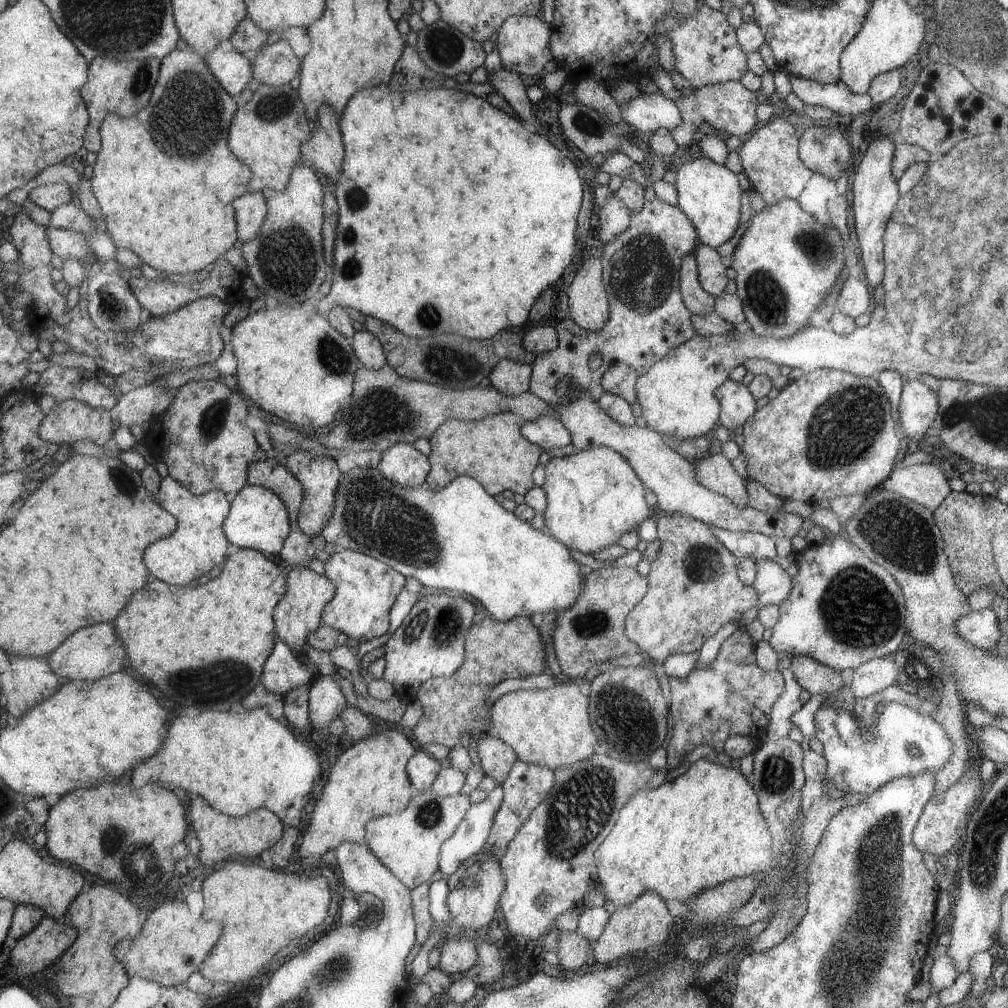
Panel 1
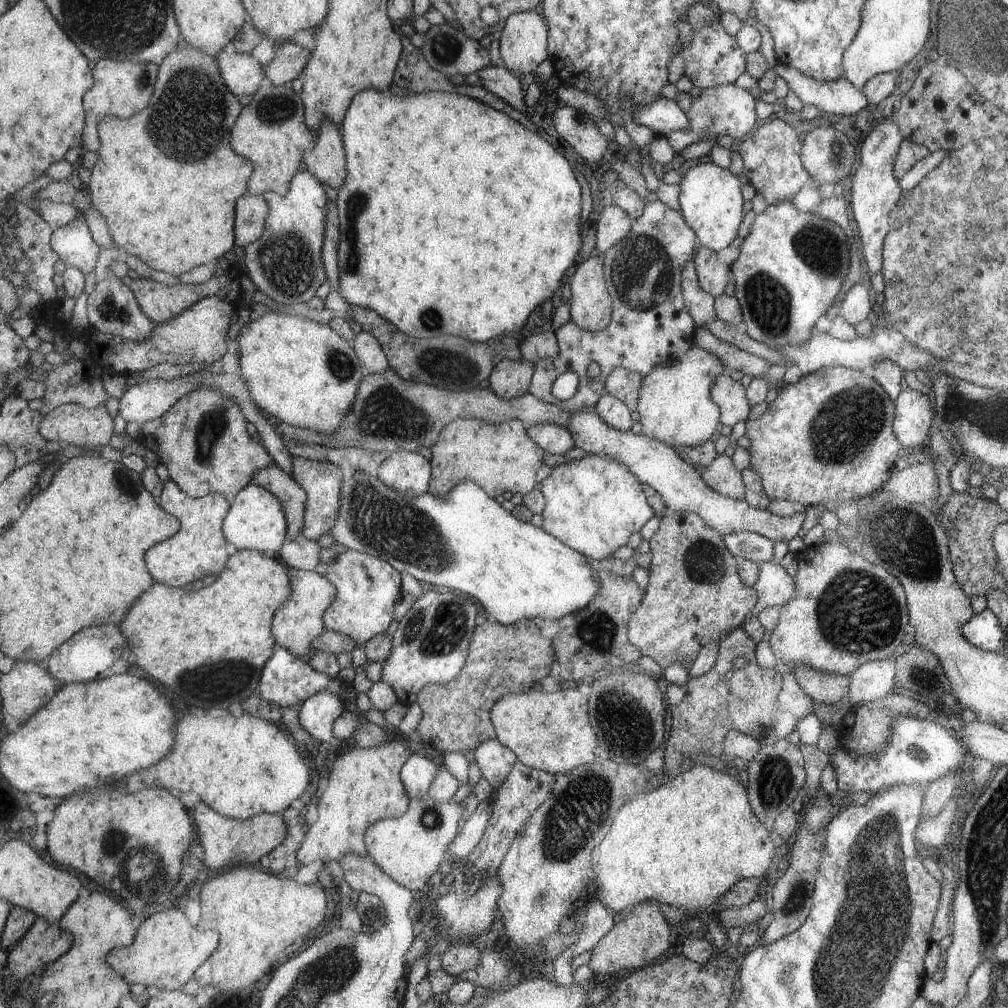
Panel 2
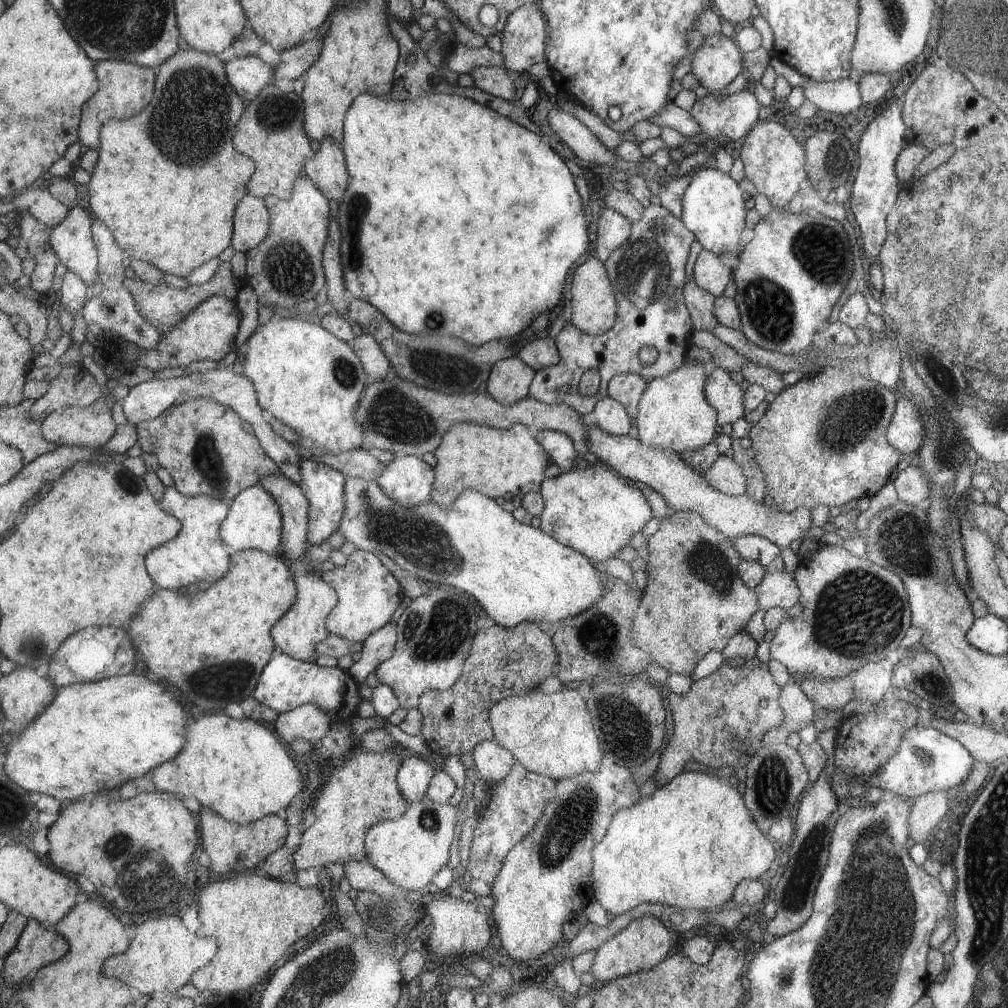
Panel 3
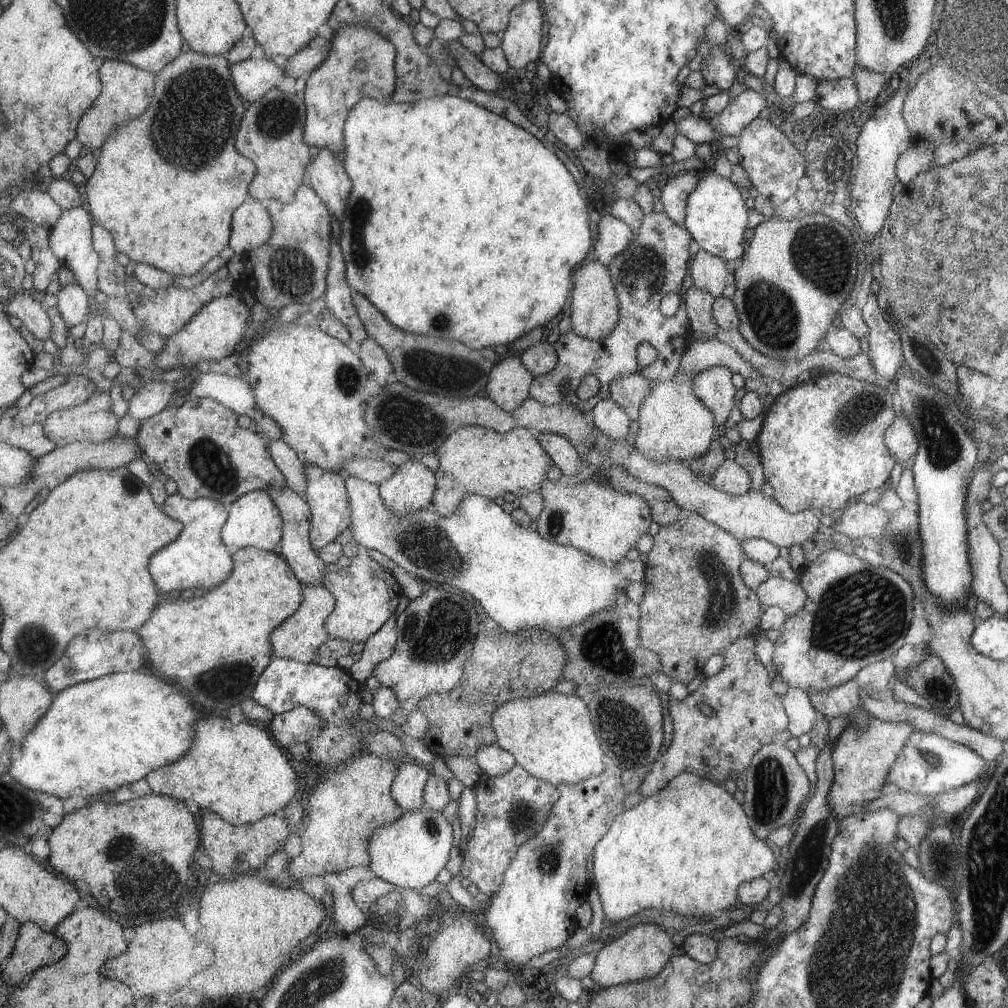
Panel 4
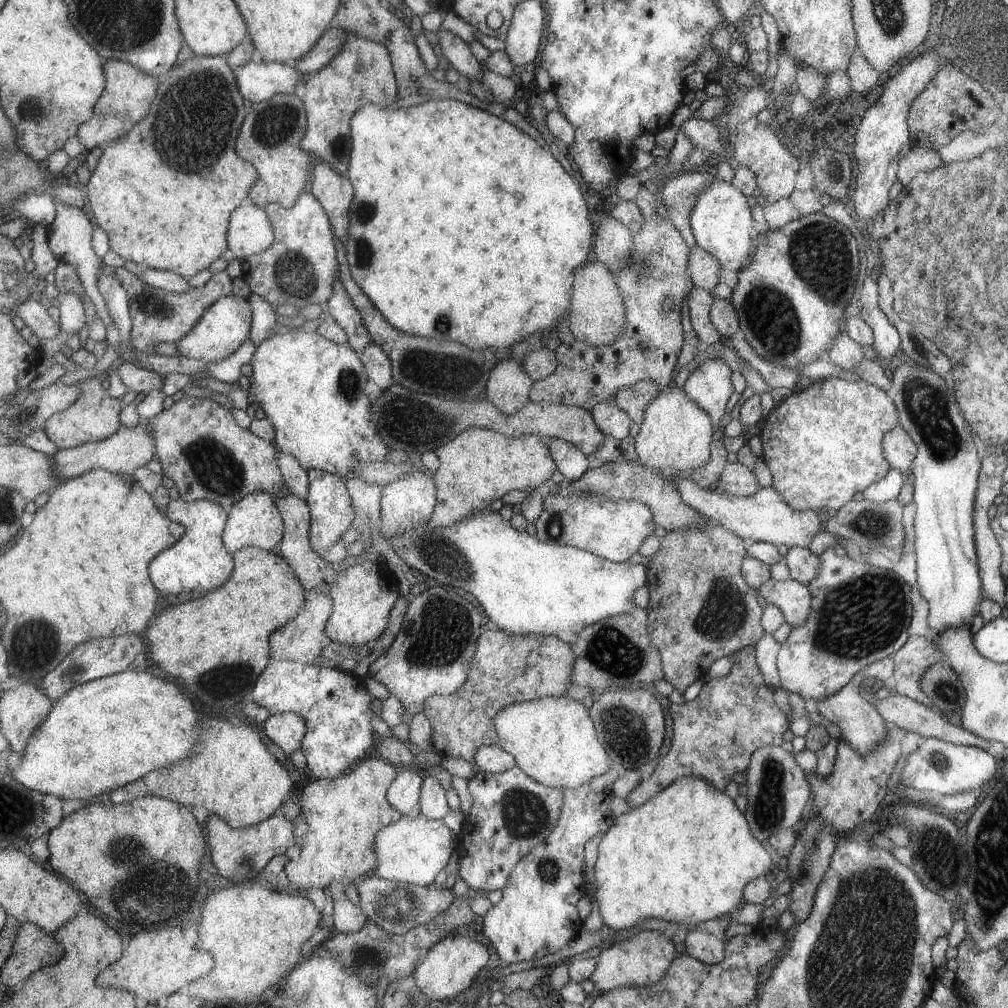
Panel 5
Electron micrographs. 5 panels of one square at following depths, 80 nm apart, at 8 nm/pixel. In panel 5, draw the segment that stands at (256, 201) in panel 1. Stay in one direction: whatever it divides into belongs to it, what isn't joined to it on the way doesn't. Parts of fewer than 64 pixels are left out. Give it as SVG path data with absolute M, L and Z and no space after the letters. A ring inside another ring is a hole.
M250 196L245 198L242 206L233 212L228 232L228 249L238 261L246 260L249 256L259 254L270 248L275 242L275 230L271 218L264 207L255 204Z

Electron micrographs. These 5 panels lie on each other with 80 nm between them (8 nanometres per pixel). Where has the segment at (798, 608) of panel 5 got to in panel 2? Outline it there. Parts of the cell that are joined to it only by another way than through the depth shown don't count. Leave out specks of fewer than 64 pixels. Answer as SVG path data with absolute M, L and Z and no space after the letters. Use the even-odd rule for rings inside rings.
M764 561L758 562L757 566L758 578L752 590L755 590L758 599L750 612L752 616L766 607L781 608L793 598L795 591L793 578L781 566Z

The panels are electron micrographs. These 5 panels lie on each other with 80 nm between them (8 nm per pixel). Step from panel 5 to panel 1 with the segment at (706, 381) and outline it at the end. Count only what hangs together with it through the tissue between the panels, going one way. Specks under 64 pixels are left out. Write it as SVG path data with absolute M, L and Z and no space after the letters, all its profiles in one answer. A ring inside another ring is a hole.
M727 379L716 388L714 395L720 400L720 421L728 431L742 426L755 414L755 398L741 381Z

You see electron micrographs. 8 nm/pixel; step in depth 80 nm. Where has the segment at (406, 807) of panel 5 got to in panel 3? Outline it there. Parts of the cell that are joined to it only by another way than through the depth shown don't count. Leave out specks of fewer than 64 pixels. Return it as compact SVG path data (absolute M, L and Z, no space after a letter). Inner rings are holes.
M415 754L405 757L398 773L398 782L401 793L410 804L422 803L427 798L429 786L437 770L433 759Z

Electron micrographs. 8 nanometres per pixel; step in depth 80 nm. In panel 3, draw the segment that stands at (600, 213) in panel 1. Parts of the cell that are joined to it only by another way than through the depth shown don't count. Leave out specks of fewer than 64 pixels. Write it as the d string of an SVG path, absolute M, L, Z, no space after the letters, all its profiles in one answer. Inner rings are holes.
M605 207L597 220L595 254L603 263L609 254L626 243L630 234L630 221L617 210Z

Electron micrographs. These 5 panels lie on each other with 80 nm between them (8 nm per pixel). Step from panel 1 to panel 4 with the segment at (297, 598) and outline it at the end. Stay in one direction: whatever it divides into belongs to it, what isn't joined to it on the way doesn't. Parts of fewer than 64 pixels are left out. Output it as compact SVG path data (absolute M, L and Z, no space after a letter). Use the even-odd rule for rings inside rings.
M302 583L304 586L304 602L293 616L285 620L272 633L274 658L286 657L303 663L317 661L320 649L331 639L326 624L333 610L336 610L337 598L325 587L317 587Z

